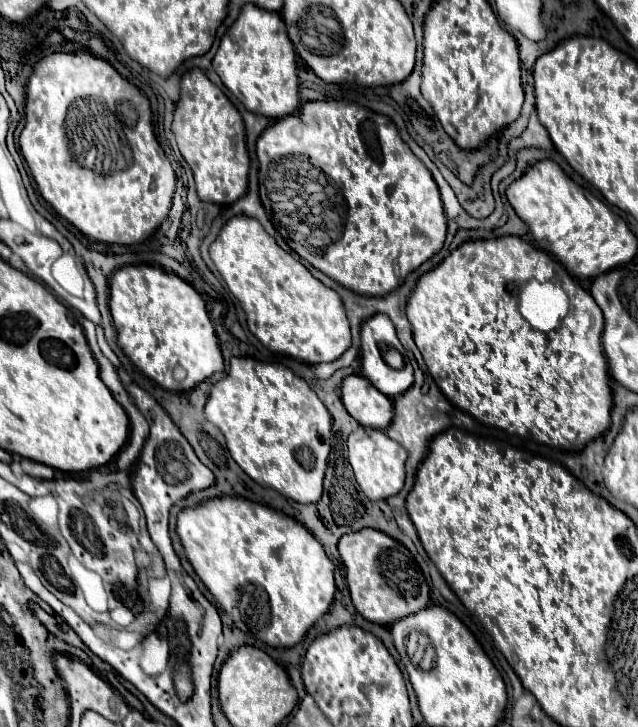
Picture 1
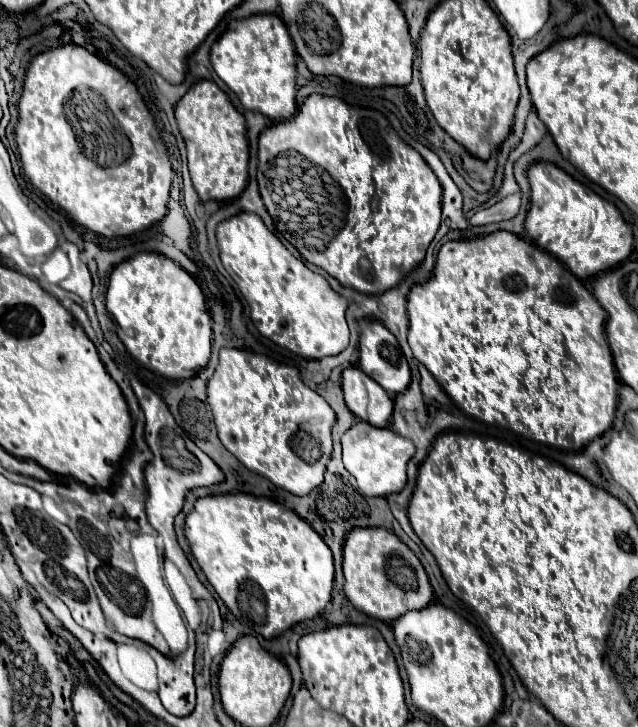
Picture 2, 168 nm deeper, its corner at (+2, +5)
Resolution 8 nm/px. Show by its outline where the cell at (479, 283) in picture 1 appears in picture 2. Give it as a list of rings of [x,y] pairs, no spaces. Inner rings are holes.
[[[493,232],[473,240],[457,240],[445,242],[437,254],[435,274],[423,284],[411,288],[407,298],[407,312],[409,312],[409,346],[415,358],[435,376],[435,380],[443,386],[443,390],[453,398],[453,402],[469,416],[509,428],[525,438],[565,450],[565,452],[581,452],[593,438],[601,436],[615,418],[617,408],[617,372],[613,364],[613,356],[605,338],[605,320],[607,312],[595,300],[593,294],[553,256],[537,250],[535,246],[527,244],[519,236],[511,232]]]

